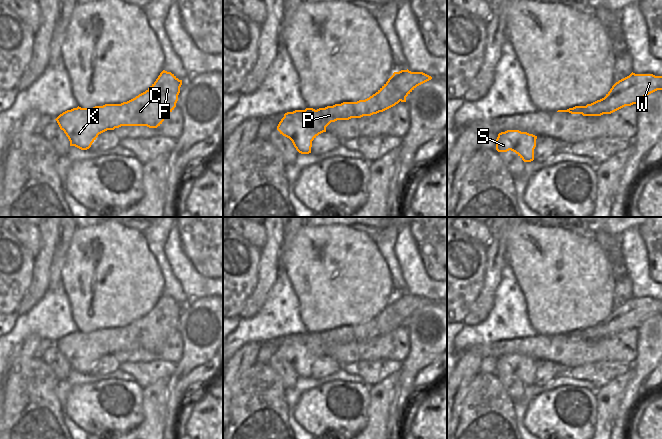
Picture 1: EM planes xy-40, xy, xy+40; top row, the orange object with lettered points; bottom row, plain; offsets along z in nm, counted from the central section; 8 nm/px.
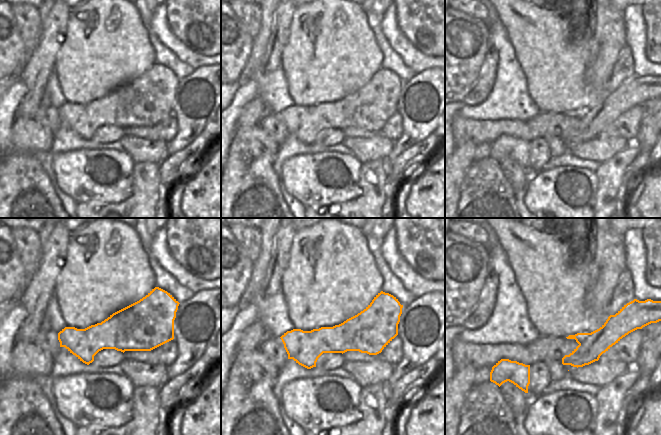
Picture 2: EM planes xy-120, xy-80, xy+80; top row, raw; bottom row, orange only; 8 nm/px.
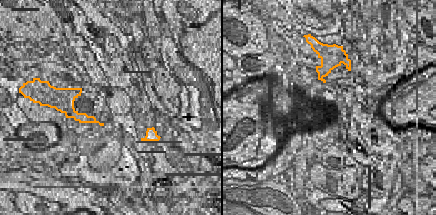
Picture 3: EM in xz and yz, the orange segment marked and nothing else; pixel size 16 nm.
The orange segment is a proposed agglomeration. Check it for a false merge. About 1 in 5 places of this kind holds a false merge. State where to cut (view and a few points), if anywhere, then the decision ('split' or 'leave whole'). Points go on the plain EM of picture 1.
xy (392, 299), (393, 314), (401, 319), (401, 324) | split

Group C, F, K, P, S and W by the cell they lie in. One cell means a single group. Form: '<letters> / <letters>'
C F K P S / W

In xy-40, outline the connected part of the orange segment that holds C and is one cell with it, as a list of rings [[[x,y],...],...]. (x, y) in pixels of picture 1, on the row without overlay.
[[[163,294],[143,317],[121,328],[93,332],[73,332],[55,344],[70,365],[70,370],[87,374],[99,358],[121,350],[157,352],[174,334],[182,304]]]

